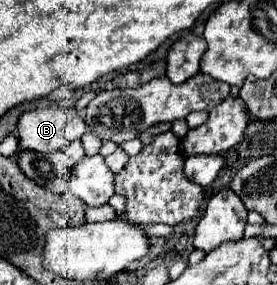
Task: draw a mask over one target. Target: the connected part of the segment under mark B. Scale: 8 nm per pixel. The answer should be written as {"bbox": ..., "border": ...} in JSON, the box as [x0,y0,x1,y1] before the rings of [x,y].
{"bbox":[17,107,87,153],"border":[[[47,107],[23,113],[17,121],[19,147],[37,153],[53,153],[79,139],[87,131],[75,109]]]}

